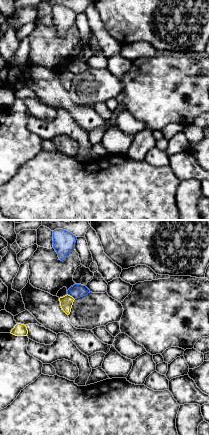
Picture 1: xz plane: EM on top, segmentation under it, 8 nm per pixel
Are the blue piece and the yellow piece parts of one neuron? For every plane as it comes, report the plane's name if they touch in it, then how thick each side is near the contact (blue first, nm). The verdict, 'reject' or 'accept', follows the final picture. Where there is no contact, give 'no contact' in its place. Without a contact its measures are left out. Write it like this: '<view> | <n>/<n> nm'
xz | 110/110 nm

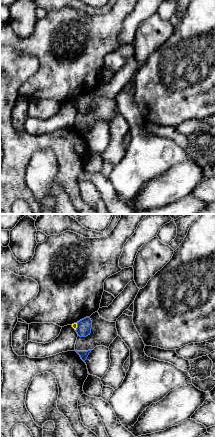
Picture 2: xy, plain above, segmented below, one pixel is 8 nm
xy | 120/40 nm

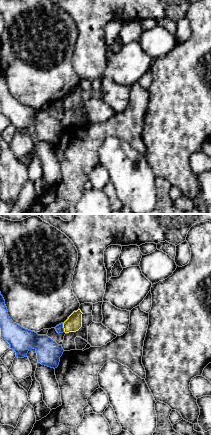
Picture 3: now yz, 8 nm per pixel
yz | 70/130 nm

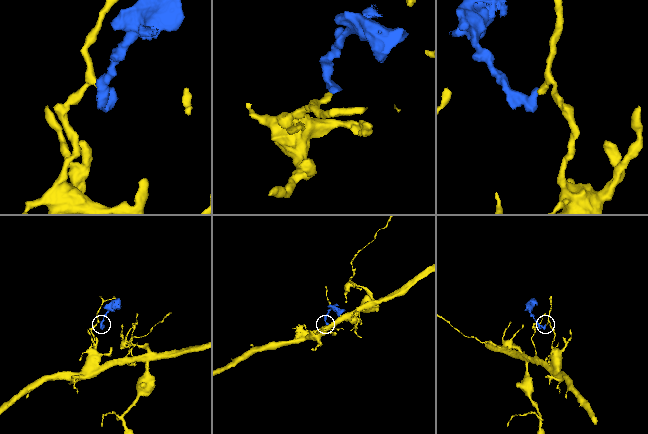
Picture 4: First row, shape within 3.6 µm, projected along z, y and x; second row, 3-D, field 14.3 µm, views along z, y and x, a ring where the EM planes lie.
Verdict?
reject

